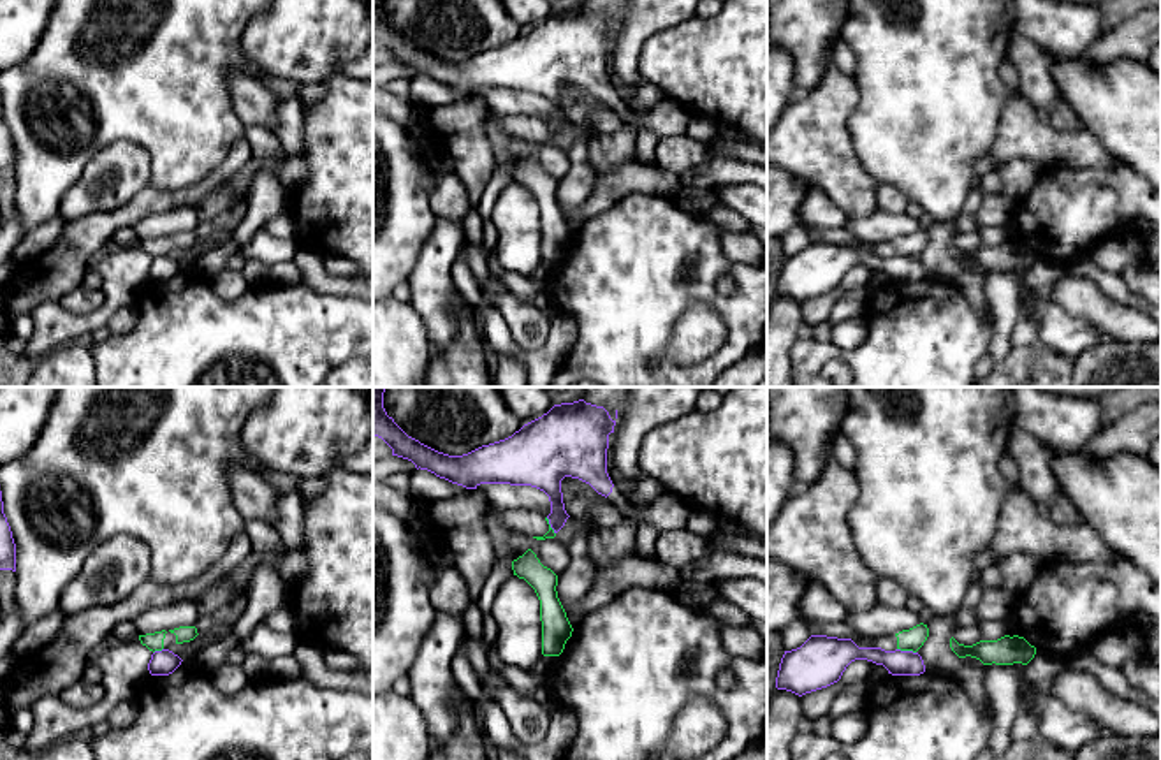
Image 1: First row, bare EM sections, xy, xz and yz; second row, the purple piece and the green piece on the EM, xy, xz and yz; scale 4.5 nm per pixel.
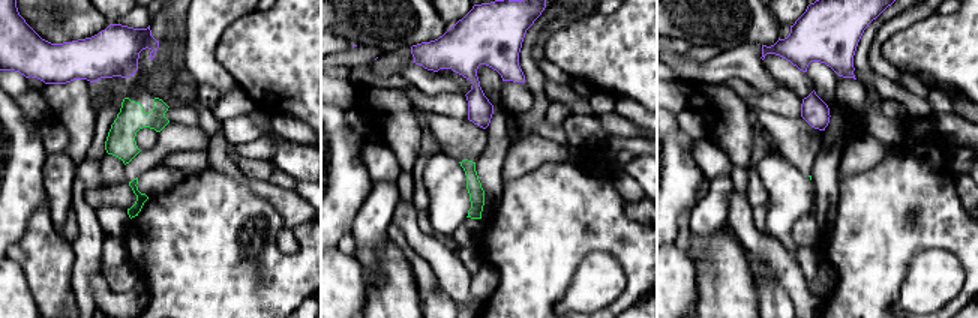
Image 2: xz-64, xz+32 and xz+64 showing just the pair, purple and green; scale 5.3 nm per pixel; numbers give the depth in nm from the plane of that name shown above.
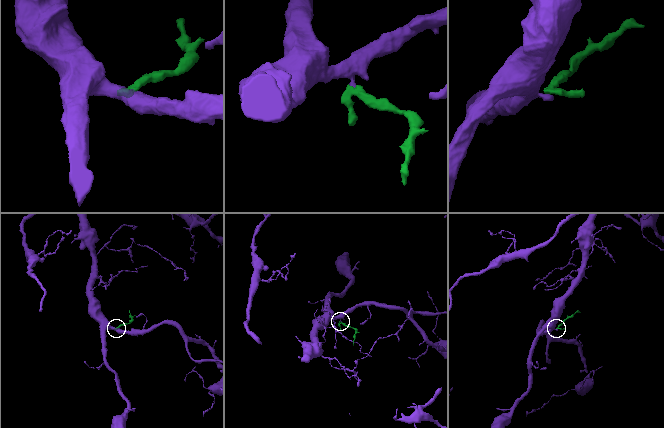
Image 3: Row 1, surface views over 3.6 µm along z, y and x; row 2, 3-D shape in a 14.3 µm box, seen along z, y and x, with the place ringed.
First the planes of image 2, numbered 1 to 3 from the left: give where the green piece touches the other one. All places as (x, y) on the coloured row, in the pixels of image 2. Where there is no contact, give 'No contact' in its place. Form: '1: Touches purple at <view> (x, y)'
1: No contact
2: No contact
3: No contact

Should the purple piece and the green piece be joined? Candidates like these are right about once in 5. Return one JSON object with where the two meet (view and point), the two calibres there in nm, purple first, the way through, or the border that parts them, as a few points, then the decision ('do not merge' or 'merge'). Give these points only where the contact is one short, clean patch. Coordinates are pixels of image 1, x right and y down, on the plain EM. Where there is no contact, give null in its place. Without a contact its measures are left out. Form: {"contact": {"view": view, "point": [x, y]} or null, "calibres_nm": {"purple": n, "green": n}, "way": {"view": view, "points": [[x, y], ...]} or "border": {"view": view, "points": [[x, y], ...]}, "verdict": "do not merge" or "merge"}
{"contact": {"view": "yz", "point": [906, 257]}, "calibres_nm": {"purple": 120, "green": 100}, "border": {"view": "yz", "points": [[898, 254], [915, 259]]}, "verdict": "do not merge"}

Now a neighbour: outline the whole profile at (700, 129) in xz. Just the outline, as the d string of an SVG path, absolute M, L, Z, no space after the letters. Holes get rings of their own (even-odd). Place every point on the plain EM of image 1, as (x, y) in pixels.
M691 114L686 134L695 141L709 142L718 137L718 125L707 118Z

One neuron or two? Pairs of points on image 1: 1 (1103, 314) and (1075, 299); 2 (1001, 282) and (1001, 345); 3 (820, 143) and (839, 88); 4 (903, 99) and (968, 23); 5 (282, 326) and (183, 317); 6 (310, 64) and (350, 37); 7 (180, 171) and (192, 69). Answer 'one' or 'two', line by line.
1: one
2: one
3: one
4: one
5: one
6: one
7: one

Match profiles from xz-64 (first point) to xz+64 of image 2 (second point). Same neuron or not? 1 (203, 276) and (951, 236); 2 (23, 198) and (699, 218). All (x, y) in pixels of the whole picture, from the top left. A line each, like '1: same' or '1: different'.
1: same
2: different

